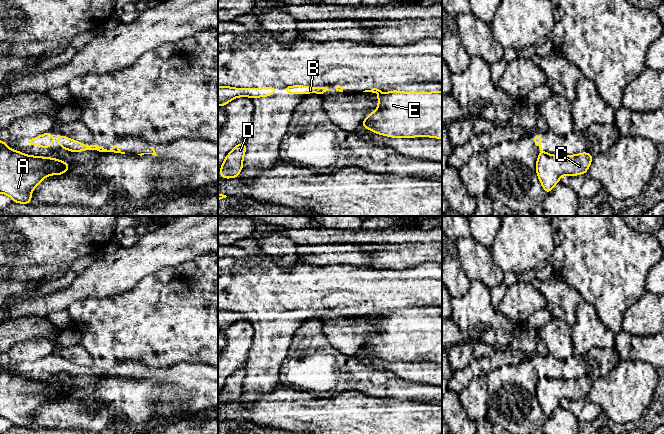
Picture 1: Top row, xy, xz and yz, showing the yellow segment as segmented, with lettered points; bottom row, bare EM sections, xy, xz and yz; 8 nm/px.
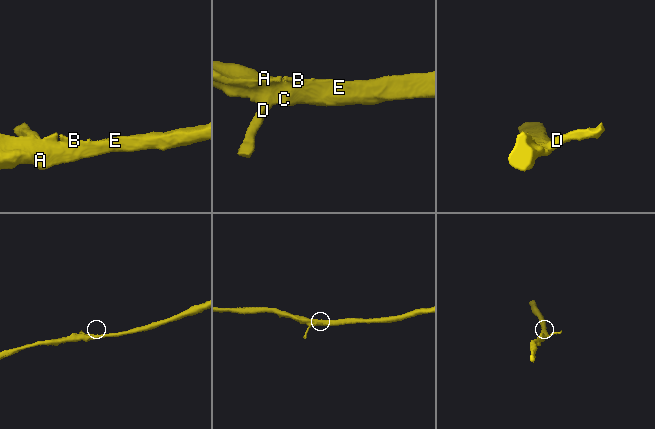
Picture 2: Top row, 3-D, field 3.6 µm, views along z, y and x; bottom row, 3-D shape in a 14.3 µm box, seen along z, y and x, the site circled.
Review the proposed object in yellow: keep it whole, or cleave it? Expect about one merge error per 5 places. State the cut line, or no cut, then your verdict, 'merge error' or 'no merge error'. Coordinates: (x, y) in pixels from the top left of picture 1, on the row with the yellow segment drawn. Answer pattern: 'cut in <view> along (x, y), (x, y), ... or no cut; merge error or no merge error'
no cut; no merge error

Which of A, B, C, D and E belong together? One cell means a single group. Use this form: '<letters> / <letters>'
A B C D E

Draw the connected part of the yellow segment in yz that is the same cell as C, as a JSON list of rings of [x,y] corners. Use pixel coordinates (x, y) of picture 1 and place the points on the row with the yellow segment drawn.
[[[541,134],[533,135],[532,138],[535,145],[540,147],[540,153],[536,161],[536,174],[547,194],[560,181],[562,175],[576,176],[588,172],[593,158],[590,153],[583,152],[569,156],[554,156],[542,150]]]

